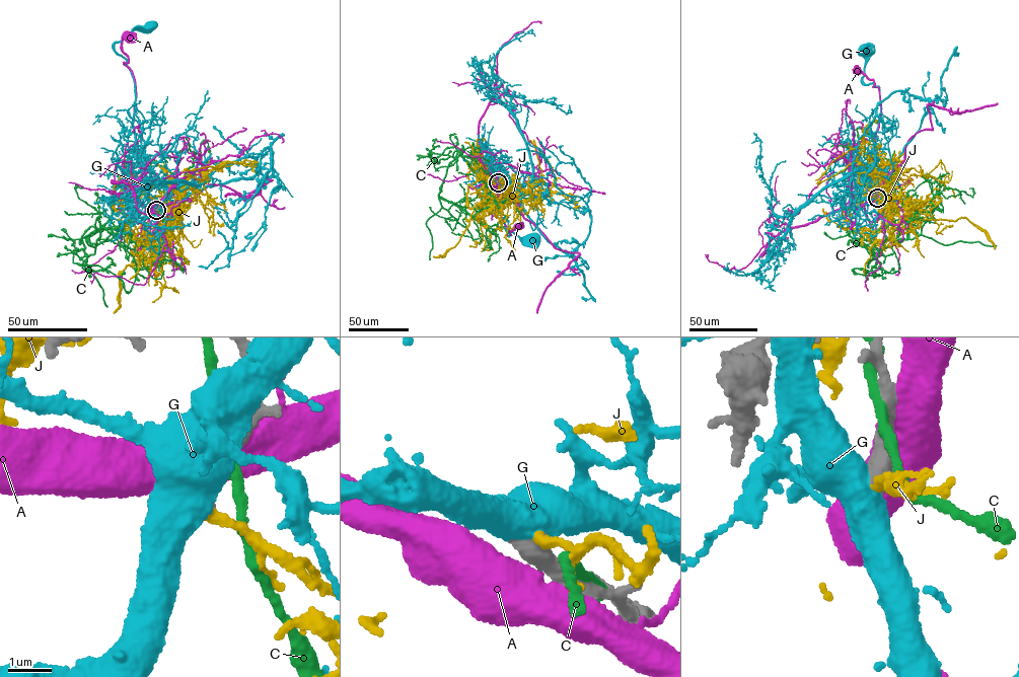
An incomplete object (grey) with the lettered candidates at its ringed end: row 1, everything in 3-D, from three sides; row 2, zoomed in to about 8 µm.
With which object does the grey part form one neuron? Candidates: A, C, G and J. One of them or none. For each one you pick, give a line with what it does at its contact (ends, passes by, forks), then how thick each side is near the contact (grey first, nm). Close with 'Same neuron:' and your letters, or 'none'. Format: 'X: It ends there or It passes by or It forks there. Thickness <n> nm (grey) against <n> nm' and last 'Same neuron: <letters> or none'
J: It ends there. Thickness 550 nm (grey) against 220 nm
Same neuron: J

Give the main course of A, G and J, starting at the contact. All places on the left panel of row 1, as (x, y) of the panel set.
A: (157, 208), (136, 196), (142, 167), (133, 125), (135, 84), (124, 63), (128, 58), (121, 43), (127, 36)
G: (156, 209), (166, 190), (152, 182), (137, 159), (133, 77), (114, 46), (133, 28), (151, 26)
J: (156, 210), (168, 222), (173, 217), (171, 213), (183, 181), (207, 170), (222, 169), (209, 165), (186, 168)

